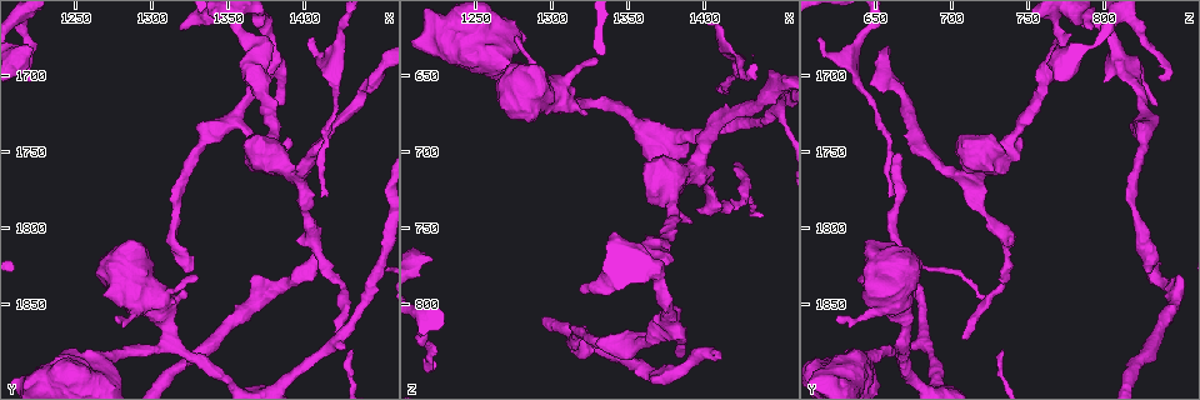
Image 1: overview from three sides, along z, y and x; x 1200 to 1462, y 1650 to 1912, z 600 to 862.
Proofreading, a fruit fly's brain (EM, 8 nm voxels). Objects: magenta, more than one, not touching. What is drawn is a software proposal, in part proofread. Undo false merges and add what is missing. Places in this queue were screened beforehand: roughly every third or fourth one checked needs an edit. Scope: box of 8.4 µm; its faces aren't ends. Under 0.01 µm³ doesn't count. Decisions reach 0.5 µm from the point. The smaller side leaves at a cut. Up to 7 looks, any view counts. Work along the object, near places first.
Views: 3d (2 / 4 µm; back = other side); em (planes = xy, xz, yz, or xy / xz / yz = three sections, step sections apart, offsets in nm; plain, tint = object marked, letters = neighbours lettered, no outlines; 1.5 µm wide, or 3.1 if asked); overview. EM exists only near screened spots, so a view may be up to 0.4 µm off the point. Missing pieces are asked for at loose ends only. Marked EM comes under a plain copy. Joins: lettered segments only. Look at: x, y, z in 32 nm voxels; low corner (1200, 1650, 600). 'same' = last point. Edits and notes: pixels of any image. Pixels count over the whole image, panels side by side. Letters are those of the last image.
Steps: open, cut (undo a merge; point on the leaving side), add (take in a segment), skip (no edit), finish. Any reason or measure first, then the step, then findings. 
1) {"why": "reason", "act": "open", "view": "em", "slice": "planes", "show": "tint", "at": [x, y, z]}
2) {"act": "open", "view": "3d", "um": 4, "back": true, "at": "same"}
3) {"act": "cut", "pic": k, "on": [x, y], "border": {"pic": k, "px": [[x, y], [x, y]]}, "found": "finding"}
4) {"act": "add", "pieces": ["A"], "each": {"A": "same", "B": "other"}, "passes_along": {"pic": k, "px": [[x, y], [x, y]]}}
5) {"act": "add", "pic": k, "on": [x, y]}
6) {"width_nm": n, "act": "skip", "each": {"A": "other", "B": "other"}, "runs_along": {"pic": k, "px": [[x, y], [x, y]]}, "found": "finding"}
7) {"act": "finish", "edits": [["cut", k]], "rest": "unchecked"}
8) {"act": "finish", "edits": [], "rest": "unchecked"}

{"why": "branch stops here", "act": "open", "view": "3d", "um": 2, "at": [1410, 1820, 838]}

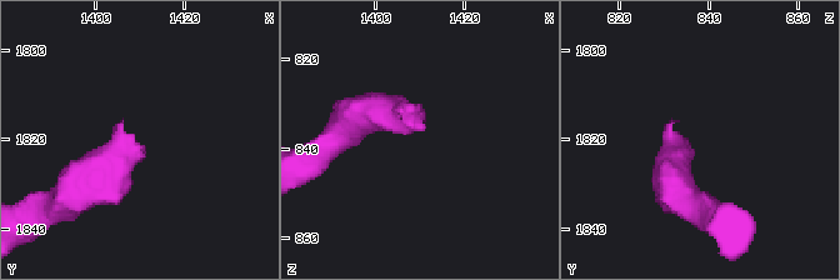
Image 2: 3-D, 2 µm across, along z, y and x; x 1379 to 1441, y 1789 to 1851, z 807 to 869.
{"act": "open", "view": "em", "slice": "planes", "show": "tint", "at": [1411, 1821, 837]}

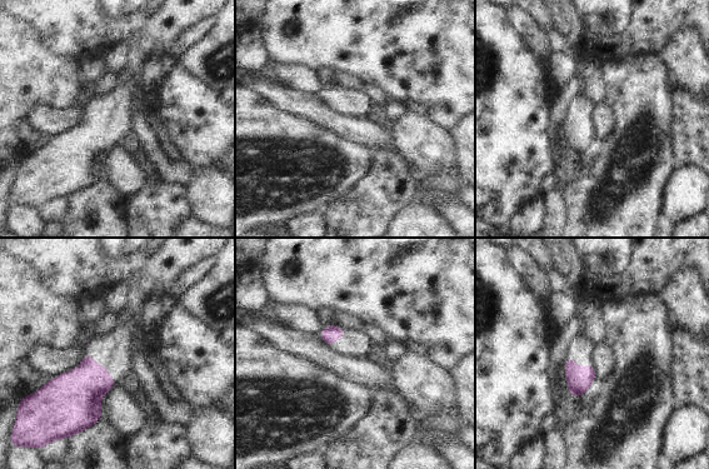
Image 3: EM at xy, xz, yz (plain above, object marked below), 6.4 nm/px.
{"why": "see the neighbours", "act": "open", "view": "em", "slice": "planes", "show": "letters", "at": "same"}

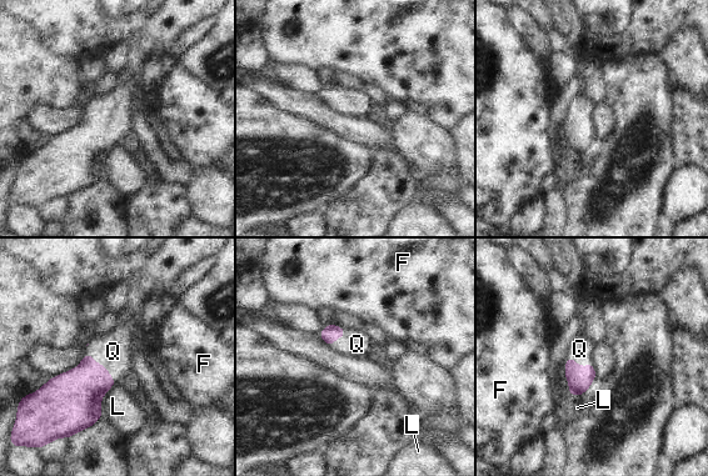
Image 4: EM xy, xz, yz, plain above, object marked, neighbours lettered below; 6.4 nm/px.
{"act": "add", "pieces": ["Q"], "each": {"F": "other", "L": "other", "Q": "same"}, "passes_along": {"pic": 4, "px": [[76, 394], [101, 365], [113, 351]]}, "found": "the neuron continues"}

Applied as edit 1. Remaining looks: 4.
{"why": "free end", "act": "open", "view": "em", "slice": "yz", "step": 8, "show": "letters", "at": [1326, 1826, 832]}

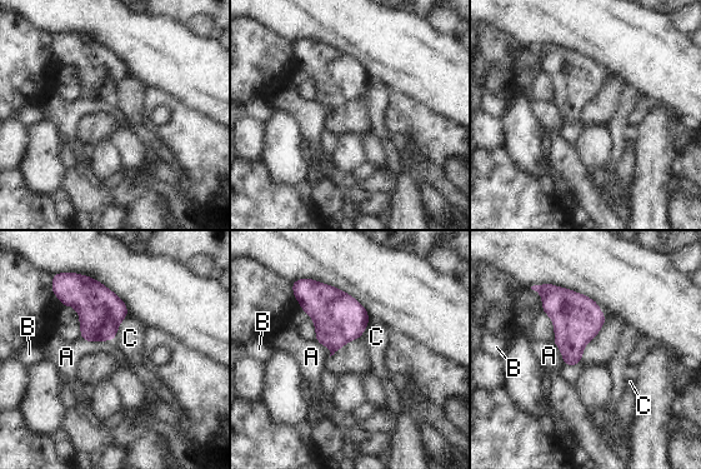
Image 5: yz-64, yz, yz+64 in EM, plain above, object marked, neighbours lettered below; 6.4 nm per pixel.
{"longest_contact_nm": ["A", 200], "act": "skip", "each": {"A": "other", "B": "other", "C": "other"}, "border": {"pic": 5, "px": [[80, 339], [90, 342], [111, 340]]}, "found": "none of them fits"}

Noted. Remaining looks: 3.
{"why": "tapers out", "act": "open", "view": "3d", "um": 4, "back": true, "at": [1222, 1698, 838]}

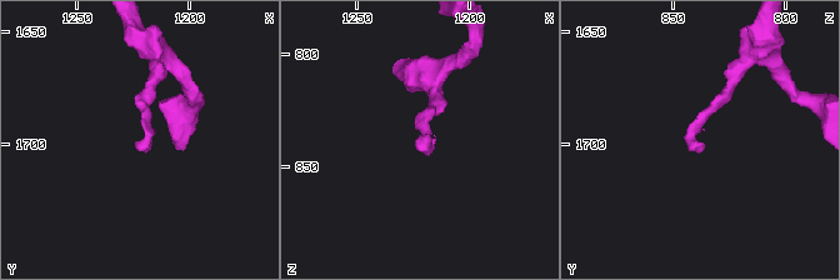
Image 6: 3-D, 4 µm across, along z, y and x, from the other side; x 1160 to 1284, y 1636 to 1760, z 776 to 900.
{"act": "open", "view": "em", "slice": "xy", "step": 4, "show": "letters", "at": [1223, 1698, 838]}

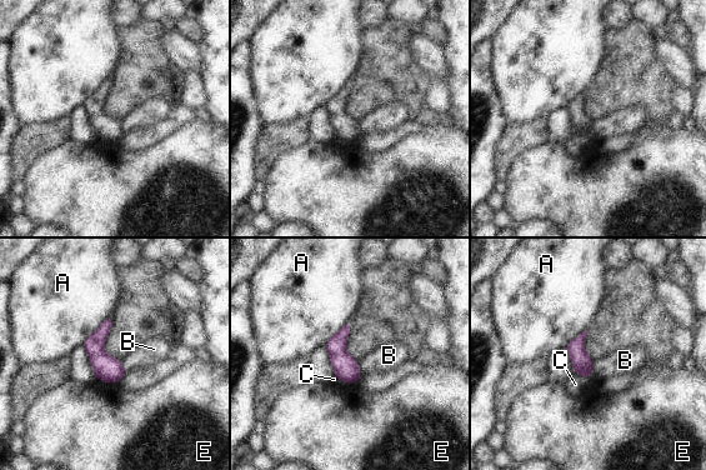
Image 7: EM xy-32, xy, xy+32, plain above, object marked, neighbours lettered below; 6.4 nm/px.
{"act": "skip", "each": {"A": "other", "B": "other", "C": "other", "E": "other"}, "border": {"pic": 7, "px": [[592, 361], [590, 378]]}, "found": "no lettered segment goes on from it"}

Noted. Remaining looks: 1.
{"act": "finish", "edits": [["add", 4]], "rest": "unchecked"}

